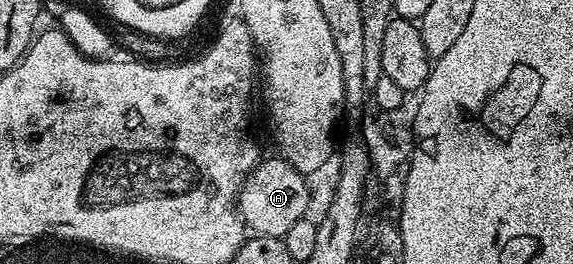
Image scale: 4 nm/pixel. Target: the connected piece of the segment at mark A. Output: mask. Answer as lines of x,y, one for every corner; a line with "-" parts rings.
272,155
266,159
258,160
257,166
245,176
241,190
237,193
237,211
241,214
241,220
245,223
246,230
263,237
284,238
285,232
291,228
300,217
306,216
305,208
309,205
309,189
305,186
306,178
291,163
287,163
280,155

